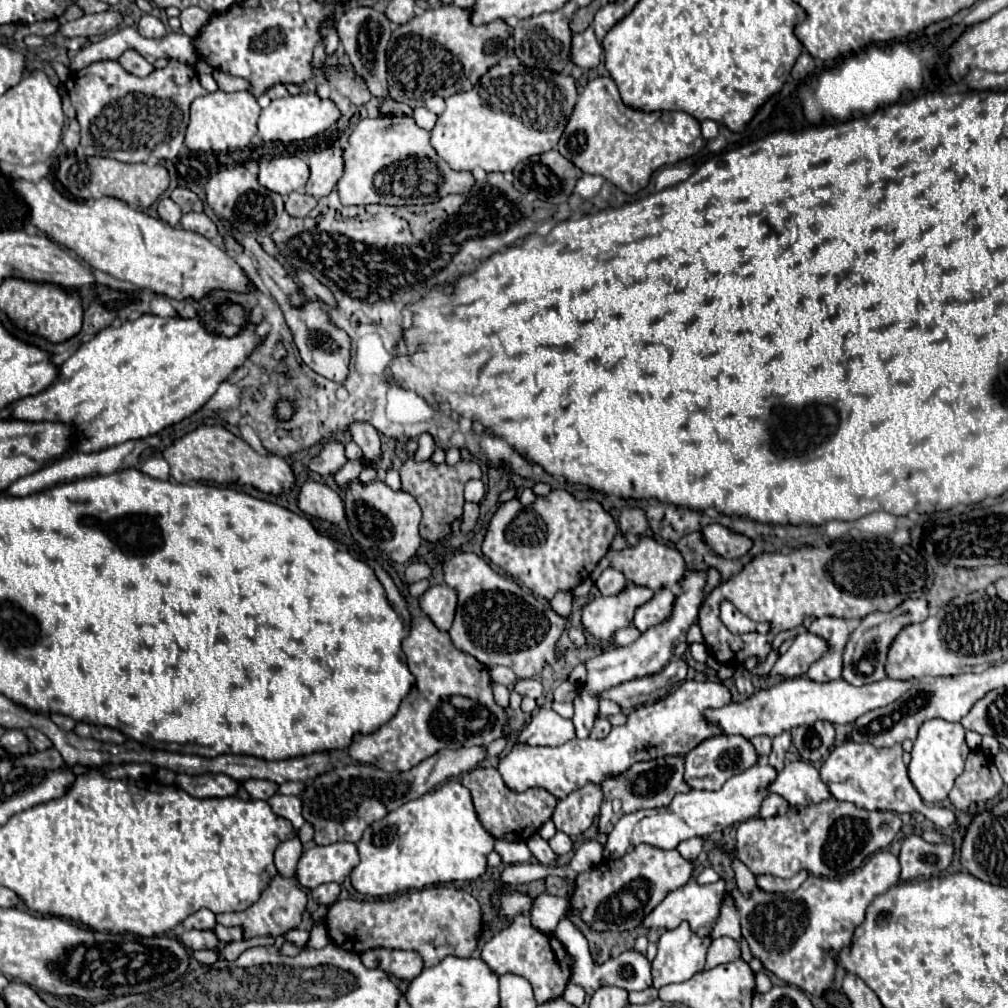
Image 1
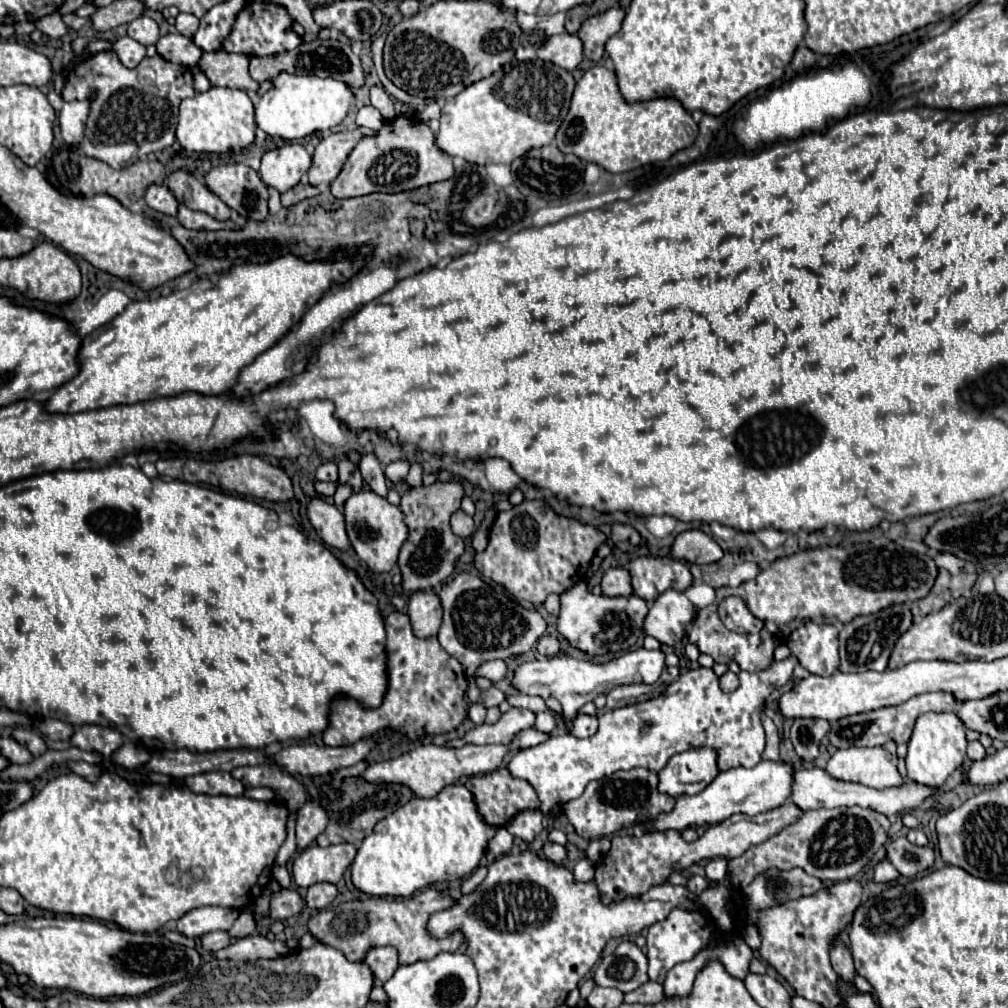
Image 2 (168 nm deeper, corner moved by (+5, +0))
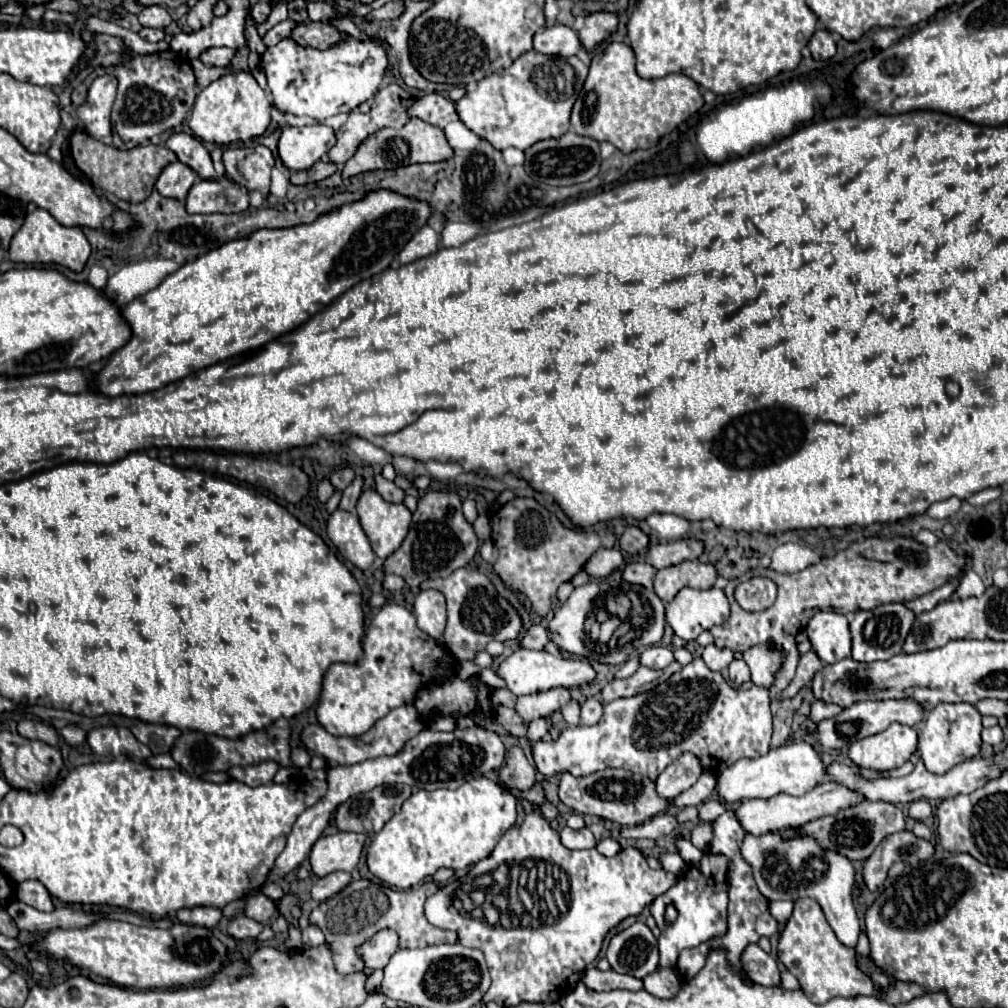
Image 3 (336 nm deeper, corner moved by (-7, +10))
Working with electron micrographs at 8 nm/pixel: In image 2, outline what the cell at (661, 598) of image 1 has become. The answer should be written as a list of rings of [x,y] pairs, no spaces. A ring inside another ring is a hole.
[[[666,590],[656,598],[656,602],[652,602],[648,618],[644,622],[644,632],[666,646],[674,646],[684,638],[686,628],[694,618],[696,606],[686,598],[686,594]]]

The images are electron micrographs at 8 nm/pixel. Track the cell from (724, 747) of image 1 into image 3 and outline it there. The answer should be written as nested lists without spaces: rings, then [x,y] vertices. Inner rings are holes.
[[[682,752],[656,780],[656,790],[664,798],[676,798],[680,792],[688,790],[706,768],[692,756],[692,752]]]

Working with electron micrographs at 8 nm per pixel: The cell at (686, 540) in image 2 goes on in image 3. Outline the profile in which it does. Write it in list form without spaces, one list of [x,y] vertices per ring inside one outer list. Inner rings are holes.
[[[676,540],[676,542],[666,542],[666,544],[656,544],[648,550],[646,562],[652,564],[654,568],[664,568],[664,566],[674,566],[684,560],[698,560],[698,556],[704,552],[704,542],[702,540]]]

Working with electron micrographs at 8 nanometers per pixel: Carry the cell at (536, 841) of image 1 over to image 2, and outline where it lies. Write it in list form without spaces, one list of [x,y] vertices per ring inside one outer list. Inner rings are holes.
[[[544,842],[544,856],[548,858],[548,860],[552,860],[552,862],[562,862],[566,856],[568,856],[568,850],[566,850],[566,846],[562,846],[562,844],[554,844],[554,842]]]

